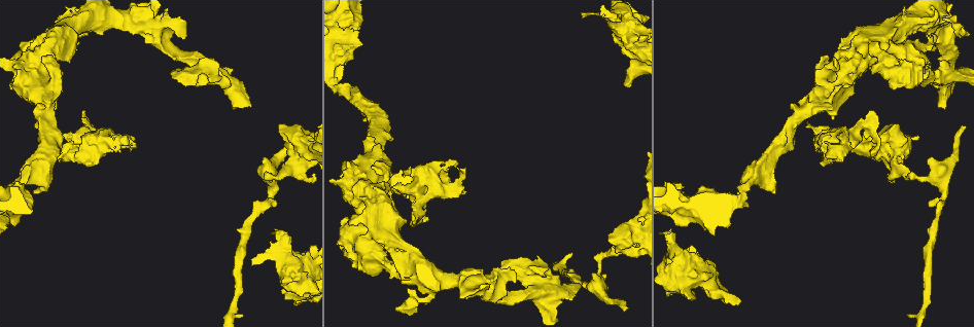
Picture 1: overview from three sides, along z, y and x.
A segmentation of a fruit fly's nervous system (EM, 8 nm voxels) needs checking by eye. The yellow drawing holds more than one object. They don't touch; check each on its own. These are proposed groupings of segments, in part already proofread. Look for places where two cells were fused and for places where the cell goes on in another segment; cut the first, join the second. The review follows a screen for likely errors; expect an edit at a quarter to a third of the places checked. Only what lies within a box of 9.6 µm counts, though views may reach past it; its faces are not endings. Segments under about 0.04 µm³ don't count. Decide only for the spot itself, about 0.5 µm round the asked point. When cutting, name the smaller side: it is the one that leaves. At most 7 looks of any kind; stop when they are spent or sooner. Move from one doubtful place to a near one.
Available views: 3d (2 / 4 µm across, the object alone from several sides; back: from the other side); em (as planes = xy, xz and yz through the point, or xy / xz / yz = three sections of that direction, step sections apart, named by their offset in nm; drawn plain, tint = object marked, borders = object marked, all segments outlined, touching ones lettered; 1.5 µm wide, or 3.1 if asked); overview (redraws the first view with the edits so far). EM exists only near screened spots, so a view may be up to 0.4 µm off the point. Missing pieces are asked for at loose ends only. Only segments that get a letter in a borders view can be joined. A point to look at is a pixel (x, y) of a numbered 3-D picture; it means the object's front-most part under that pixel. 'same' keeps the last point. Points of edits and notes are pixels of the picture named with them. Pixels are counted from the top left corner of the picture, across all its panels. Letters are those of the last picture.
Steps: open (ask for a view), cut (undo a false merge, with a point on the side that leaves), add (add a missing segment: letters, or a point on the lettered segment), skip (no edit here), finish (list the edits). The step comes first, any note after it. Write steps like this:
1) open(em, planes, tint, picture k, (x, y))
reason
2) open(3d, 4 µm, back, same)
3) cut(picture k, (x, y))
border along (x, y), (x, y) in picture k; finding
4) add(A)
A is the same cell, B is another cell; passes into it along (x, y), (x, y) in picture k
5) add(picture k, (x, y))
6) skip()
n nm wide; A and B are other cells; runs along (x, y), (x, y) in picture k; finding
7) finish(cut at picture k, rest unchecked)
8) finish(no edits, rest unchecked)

open(3d, 2 µm, picture 1, (347, 219))
free end

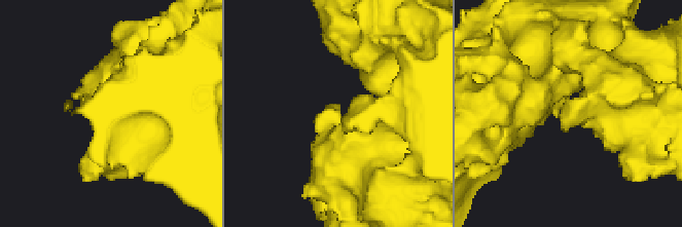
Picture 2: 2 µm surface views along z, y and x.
open(em, xz, step 4, borders, picture 2, (563, 130))
shape alone is not enough

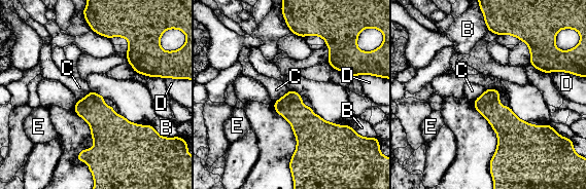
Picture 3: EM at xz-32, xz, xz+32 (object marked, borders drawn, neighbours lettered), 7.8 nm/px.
open(em, planes, borders, same)
cut it another way

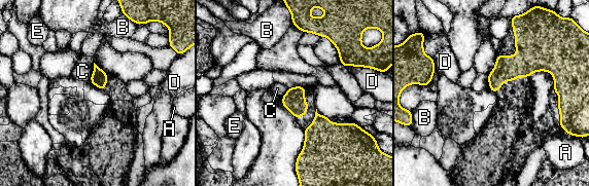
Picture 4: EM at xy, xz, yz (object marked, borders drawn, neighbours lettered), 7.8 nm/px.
skip()
D touches over 170 nm; A, B, C, D and E are other cells; no lettered segment goes on from it

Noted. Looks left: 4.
open(3d, 4 µm, picture 1, (45, 103))
arms part here

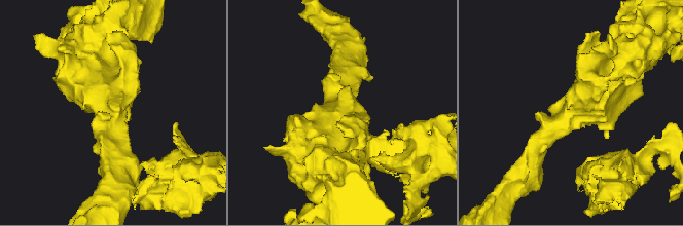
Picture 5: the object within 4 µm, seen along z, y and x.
open(em, planes, borders, picture 5, (341, 112))
need the tissue

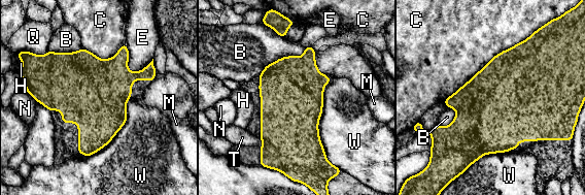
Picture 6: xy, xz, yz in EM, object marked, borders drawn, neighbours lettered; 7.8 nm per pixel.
skip()
550 nm wide; B, C, E, H, M, N, Q, T and W are other cells; all the same cell

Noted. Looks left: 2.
open(em, yz, step 8, tint, picture 1, (776, 191))
thick end

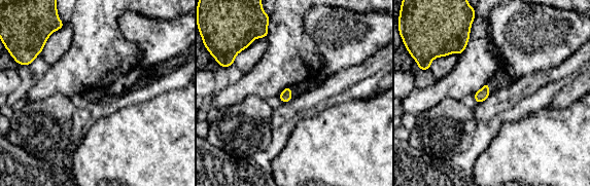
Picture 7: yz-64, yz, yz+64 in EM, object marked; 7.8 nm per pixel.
open(em, planes, borders, same)

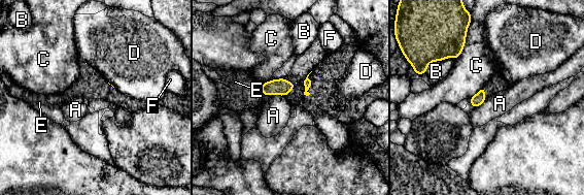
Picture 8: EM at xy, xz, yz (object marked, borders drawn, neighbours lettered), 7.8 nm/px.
skip()
A, B, C, D, E and F are other cells; border along (485, 99), (474, 108) in picture 8; no lettered segment goes on from it

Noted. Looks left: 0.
finish(no edits, rest unchecked)

